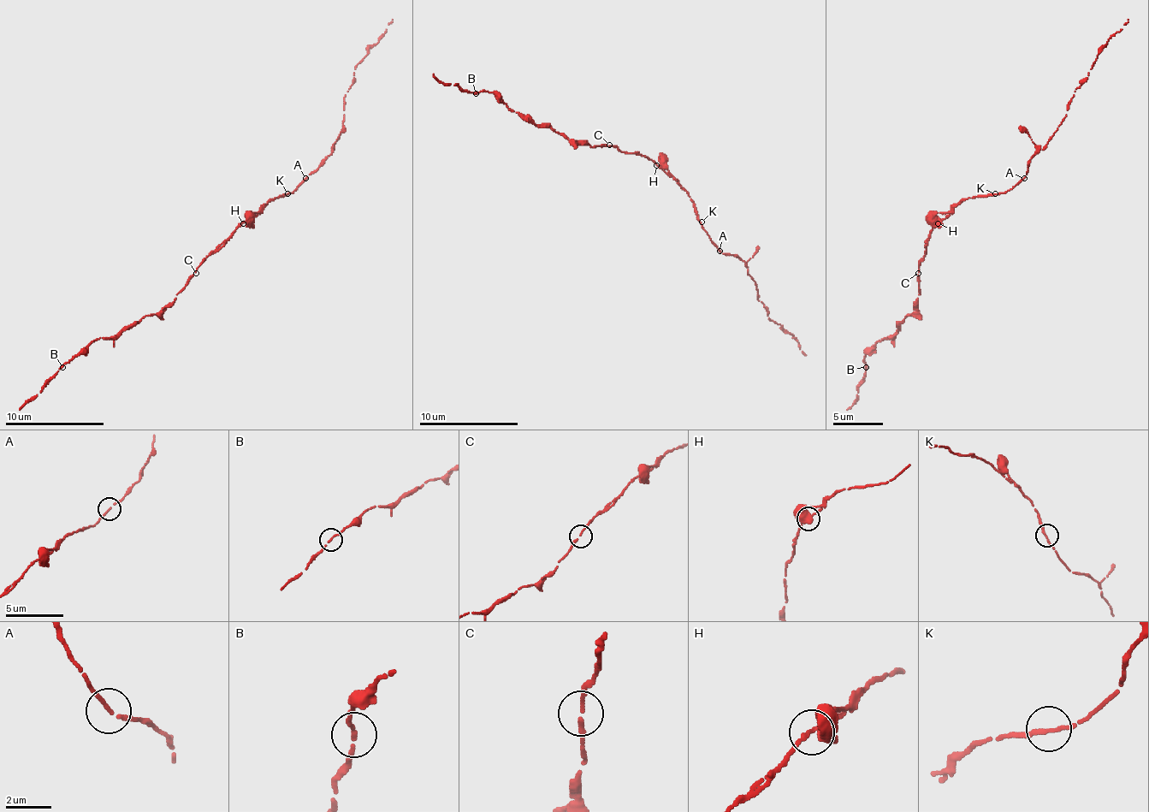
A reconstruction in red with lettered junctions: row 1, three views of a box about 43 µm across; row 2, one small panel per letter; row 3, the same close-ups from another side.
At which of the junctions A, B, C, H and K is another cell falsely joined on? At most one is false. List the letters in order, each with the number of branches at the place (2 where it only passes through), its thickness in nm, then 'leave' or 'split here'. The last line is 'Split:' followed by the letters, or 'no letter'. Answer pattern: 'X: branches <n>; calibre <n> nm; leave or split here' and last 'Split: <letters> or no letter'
A: branches 2; calibre 160 nm; leave
B: branches 2; calibre 170 nm; leave
C: branches 2; calibre 160 nm; leave
H: branches 3; calibre 240 nm; leave
K: branches 2; calibre 170 nm; leave
Split: no letter

